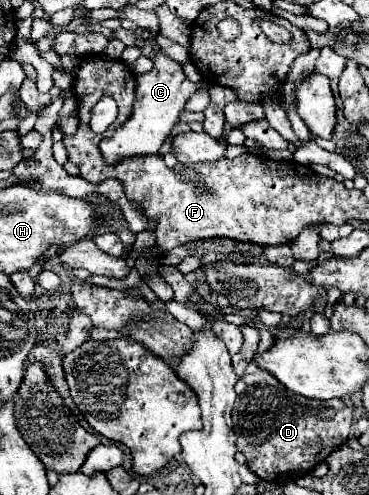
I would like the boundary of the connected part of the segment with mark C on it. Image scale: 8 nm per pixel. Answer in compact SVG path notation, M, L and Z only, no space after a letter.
M159 49L155 55L155 67L149 73L143 73L137 77L137 89L135 89L135 103L131 117L115 129L115 133L109 139L103 139L99 143L101 155L105 157L107 165L119 163L121 159L131 159L131 157L143 157L143 155L157 155L159 147L163 141L171 135L171 129L179 121L179 113L185 109L185 103L189 97L199 91L201 87L209 87L205 83L191 83L181 65L167 59L163 51Z

